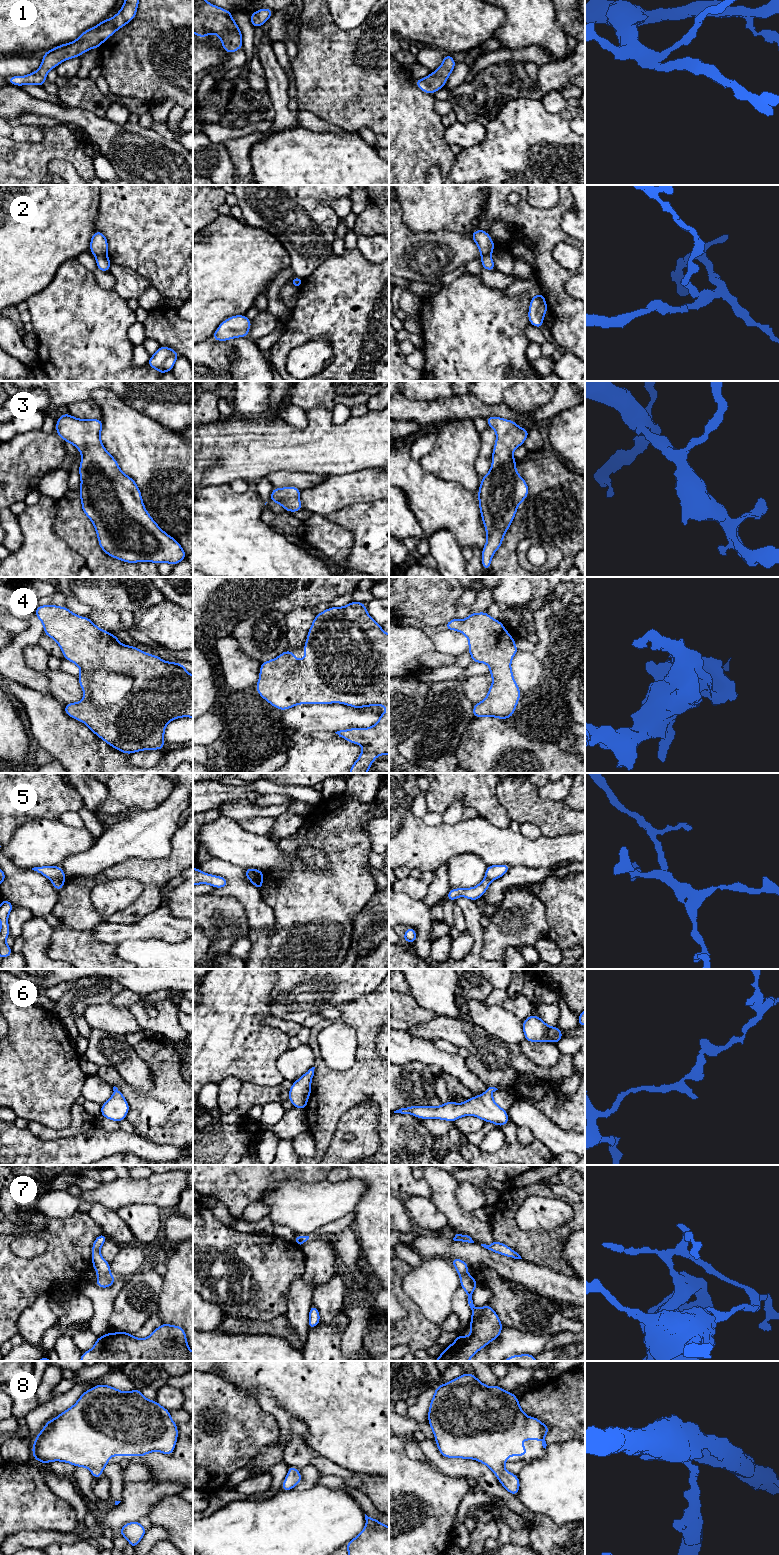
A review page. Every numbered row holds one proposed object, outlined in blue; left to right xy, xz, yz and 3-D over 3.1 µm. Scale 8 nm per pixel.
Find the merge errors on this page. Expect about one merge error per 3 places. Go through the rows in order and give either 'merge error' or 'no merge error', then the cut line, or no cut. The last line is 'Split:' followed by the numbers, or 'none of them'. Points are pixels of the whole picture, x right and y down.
1: no merge error; cut none
2: merge error; cut xy (106, 254), (96, 256)
3: no merge error; cut none
4: no merge error; cut none
5: merge error; cut xy (51, 880), (64, 880)
6: no merge error; cut none
7: merge error; cut xy (109, 1272), (98, 1276)
8: no merge error; cut none
Split: 2, 5, 7

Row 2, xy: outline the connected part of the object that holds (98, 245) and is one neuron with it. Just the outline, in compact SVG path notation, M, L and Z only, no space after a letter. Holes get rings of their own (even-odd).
M95 231L90 241L90 250L94 256L107 255L108 241L100 231Z

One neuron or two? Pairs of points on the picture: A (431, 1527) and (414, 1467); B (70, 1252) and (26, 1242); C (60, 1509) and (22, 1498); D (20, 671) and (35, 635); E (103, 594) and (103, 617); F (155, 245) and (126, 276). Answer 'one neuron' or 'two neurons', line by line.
A: one neuron
B: two neurons
C: one neuron
D: one neuron
E: two neurons
F: two neurons

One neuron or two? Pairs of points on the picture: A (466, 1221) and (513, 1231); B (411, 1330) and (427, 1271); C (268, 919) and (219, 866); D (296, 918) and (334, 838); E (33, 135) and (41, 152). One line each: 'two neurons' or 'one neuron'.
A: two neurons
B: two neurons
C: one neuron
D: one neuron
E: two neurons

